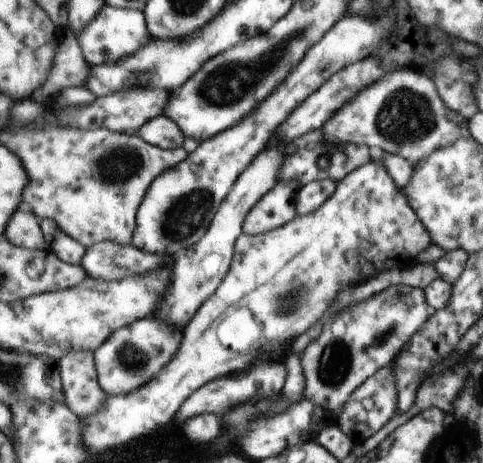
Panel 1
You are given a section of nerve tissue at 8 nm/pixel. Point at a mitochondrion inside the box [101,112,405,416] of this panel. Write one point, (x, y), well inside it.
(186, 215)

